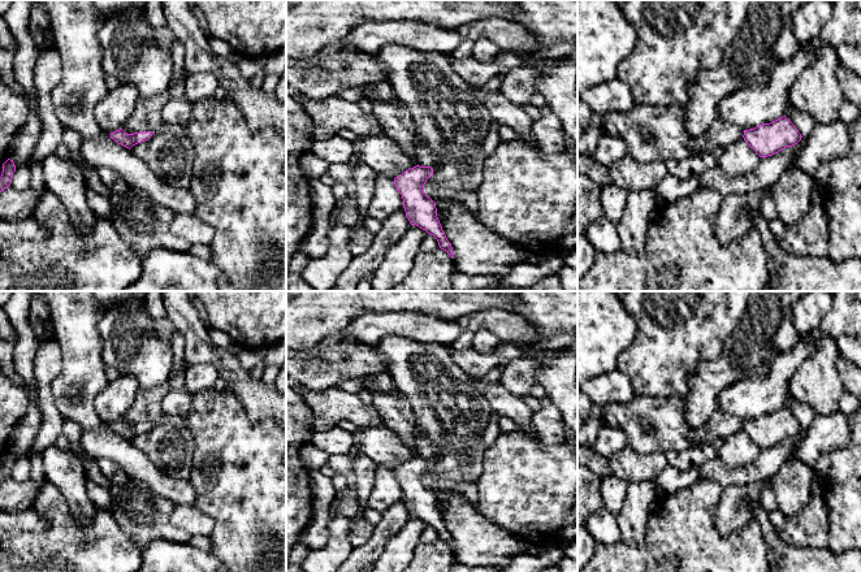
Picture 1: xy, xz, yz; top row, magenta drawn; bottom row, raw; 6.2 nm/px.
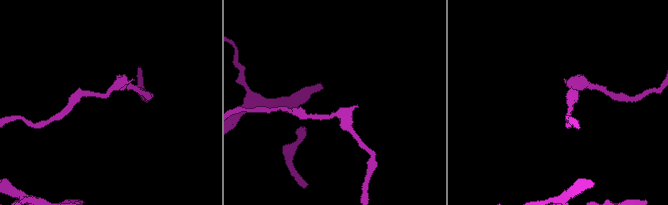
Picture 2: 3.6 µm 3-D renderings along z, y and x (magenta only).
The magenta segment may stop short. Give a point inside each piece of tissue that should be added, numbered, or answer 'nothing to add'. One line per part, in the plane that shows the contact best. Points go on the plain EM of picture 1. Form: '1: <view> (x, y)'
nothing to add

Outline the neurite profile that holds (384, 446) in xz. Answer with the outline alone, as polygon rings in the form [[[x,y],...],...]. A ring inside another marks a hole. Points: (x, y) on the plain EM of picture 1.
[[[356,428],[354,437],[360,441],[362,452],[377,465],[395,469],[417,455],[389,428]]]

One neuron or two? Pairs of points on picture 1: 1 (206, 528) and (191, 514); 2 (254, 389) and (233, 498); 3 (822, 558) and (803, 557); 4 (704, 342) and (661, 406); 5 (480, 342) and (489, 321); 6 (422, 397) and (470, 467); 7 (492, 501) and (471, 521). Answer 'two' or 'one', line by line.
1: one
2: two
3: one
4: two
5: two
6: one
7: two

